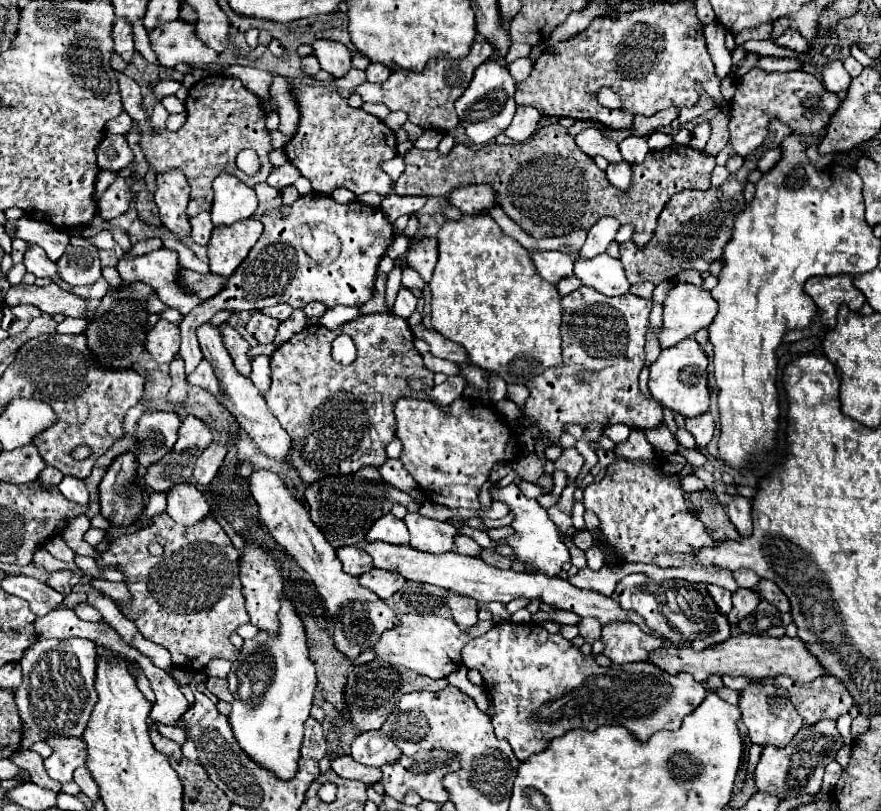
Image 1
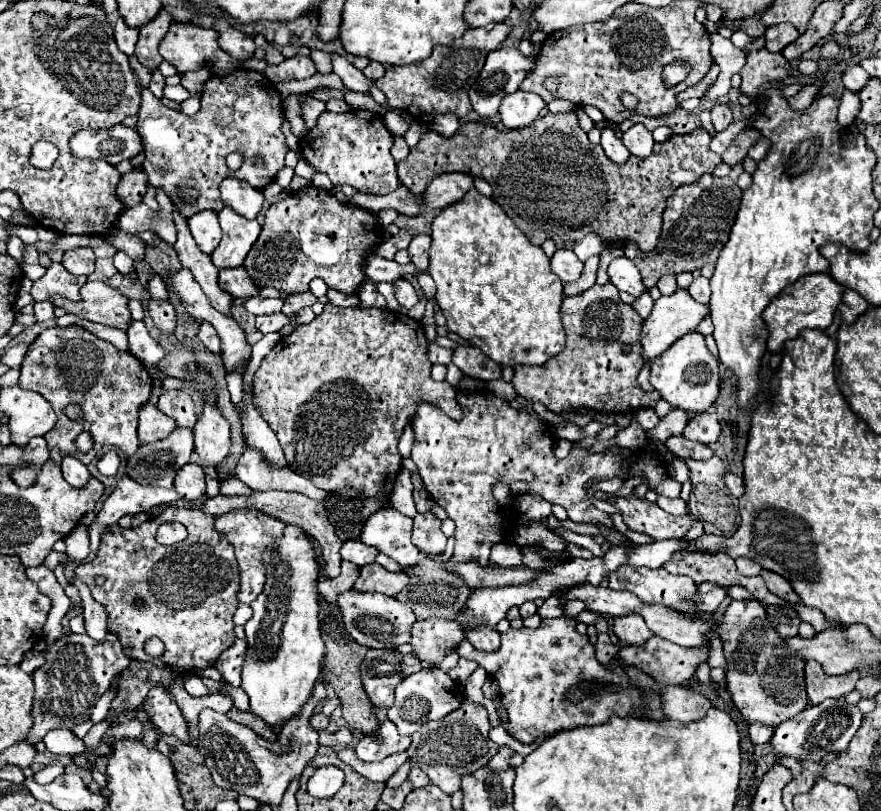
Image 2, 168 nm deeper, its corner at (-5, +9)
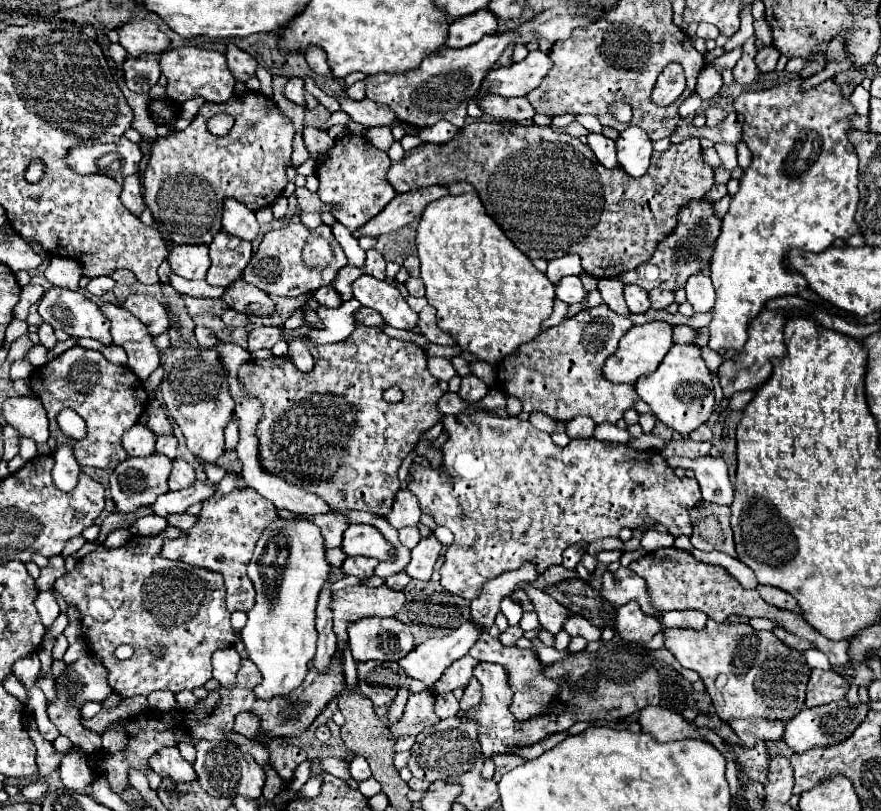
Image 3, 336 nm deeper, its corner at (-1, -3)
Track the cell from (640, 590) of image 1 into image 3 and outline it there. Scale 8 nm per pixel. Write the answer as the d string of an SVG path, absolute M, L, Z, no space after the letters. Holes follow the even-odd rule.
M619 567L615 573L605 571L601 579L603 579L601 597L607 599L611 605L621 607L635 599L643 613L655 615L653 607L649 605L649 595L645 593L645 581L641 581L641 577L637 577L633 571L629 571L627 567Z

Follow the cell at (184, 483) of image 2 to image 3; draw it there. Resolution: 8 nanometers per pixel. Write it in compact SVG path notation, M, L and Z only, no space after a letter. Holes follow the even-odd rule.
M175 459L173 461L173 469L171 469L171 475L169 475L169 489L171 491L179 491L179 489L185 489L189 487L191 483L195 481L195 471L193 467L183 461L183 459Z

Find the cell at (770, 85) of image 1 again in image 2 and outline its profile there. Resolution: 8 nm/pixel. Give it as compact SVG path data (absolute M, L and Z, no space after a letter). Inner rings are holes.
M767 49L751 51L747 55L745 67L741 69L741 77L743 77L741 91L751 99L757 99L759 91L767 83L779 83L791 75L793 75L793 67L783 55L769 53Z

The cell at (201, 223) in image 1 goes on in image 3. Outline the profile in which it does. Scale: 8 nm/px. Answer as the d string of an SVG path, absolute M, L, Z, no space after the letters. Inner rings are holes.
M177 245L169 253L169 267L183 279L205 279L209 269L207 245Z

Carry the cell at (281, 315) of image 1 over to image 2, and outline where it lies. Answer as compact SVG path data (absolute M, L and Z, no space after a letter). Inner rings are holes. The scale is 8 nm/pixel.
M251 297L245 305L243 305L249 313L253 315L265 315L265 313L273 313L273 311L281 311L283 301L281 299L263 299L263 297Z

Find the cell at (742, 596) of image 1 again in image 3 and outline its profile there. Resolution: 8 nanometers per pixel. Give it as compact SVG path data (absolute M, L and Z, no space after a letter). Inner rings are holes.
M707 621L707 625L701 631L695 629L665 629L665 647L677 657L681 667L691 669L699 673L701 681L707 687L707 693L711 695L713 707L717 715L727 719L793 719L801 709L805 701L805 687L809 681L809 665L801 651L795 651L781 643L771 631L757 631L749 623L715 623Z

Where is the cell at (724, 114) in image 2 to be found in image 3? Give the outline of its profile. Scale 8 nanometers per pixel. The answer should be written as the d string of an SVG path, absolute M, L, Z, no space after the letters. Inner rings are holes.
M709 107L705 111L705 115L707 115L707 127L715 127L717 123L721 123L727 117L727 113L721 107Z

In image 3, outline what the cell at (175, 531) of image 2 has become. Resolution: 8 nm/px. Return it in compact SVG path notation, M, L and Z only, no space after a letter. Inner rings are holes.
M233 489L227 495L215 493L203 501L203 509L197 515L195 525L185 535L165 541L161 555L165 559L221 573L227 589L227 609L231 613L249 611L255 605L255 589L247 577L247 563L251 561L251 553L263 529L277 517L275 505L265 501L265 497L261 497L255 489Z

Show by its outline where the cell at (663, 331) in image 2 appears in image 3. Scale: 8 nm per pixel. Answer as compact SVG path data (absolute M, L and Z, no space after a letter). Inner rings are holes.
M653 321L653 323L645 323L645 325L633 325L623 335L623 339L619 341L617 351L605 361L601 373L607 381L633 385L637 381L637 377L641 377L645 373L653 373L659 367L659 363L663 361L663 357L671 349L671 345L673 345L673 337L671 337L671 325L669 323Z

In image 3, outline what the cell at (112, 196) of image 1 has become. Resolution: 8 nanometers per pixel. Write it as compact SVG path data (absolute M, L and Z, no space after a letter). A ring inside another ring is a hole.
M129 175L125 177L123 191L121 191L121 203L135 215L139 217L145 211L145 201L141 193L141 179L139 175Z

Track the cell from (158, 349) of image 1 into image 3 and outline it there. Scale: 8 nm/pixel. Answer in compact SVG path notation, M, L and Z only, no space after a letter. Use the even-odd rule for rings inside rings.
M135 293L135 295L129 295L121 303L121 307L129 309L143 325L149 327L149 331L153 335L161 335L163 331L167 331L169 315L167 315L167 309L161 305L159 299L155 299L151 295Z

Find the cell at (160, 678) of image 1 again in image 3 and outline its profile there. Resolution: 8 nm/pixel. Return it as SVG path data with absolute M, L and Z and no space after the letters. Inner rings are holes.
M173 747L157 751L157 753L149 759L149 767L151 767L161 779L169 779L169 781L173 781L175 785L177 785L177 783L189 783L189 781L193 781L193 779L197 777L193 765L189 765L189 763L181 757L179 749L173 749Z

